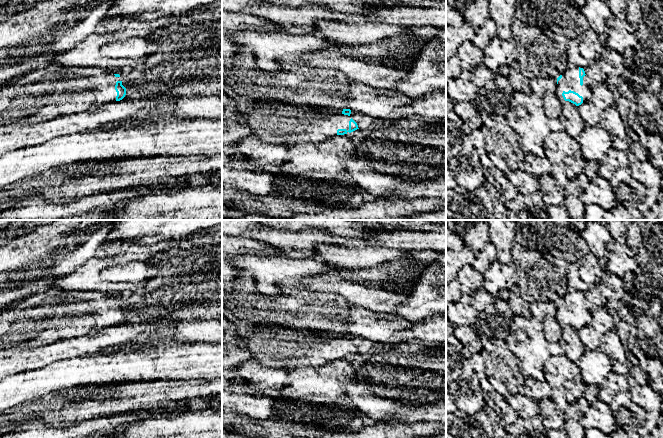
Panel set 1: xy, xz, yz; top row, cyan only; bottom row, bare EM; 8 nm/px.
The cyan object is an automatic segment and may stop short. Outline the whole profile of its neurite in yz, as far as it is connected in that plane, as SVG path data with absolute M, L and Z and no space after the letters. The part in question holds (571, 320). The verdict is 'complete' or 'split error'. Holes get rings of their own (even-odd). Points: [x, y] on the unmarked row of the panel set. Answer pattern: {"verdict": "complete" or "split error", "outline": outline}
{"verdict": "split error", "outline": "M570 288L557 302L557 320L561 327L569 325L576 330L592 321L590 306L583 292Z"}

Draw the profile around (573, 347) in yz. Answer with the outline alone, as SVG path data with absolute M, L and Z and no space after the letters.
M569 325L562 327L561 345L564 354L573 362L578 361L586 351L586 347L579 337L578 330Z

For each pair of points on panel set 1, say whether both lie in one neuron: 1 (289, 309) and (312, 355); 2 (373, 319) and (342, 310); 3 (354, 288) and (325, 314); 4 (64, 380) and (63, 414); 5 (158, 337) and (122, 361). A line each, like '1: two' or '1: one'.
1: two
2: two
3: two
4: two
5: two

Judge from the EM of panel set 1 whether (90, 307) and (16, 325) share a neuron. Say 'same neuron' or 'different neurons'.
same neuron

